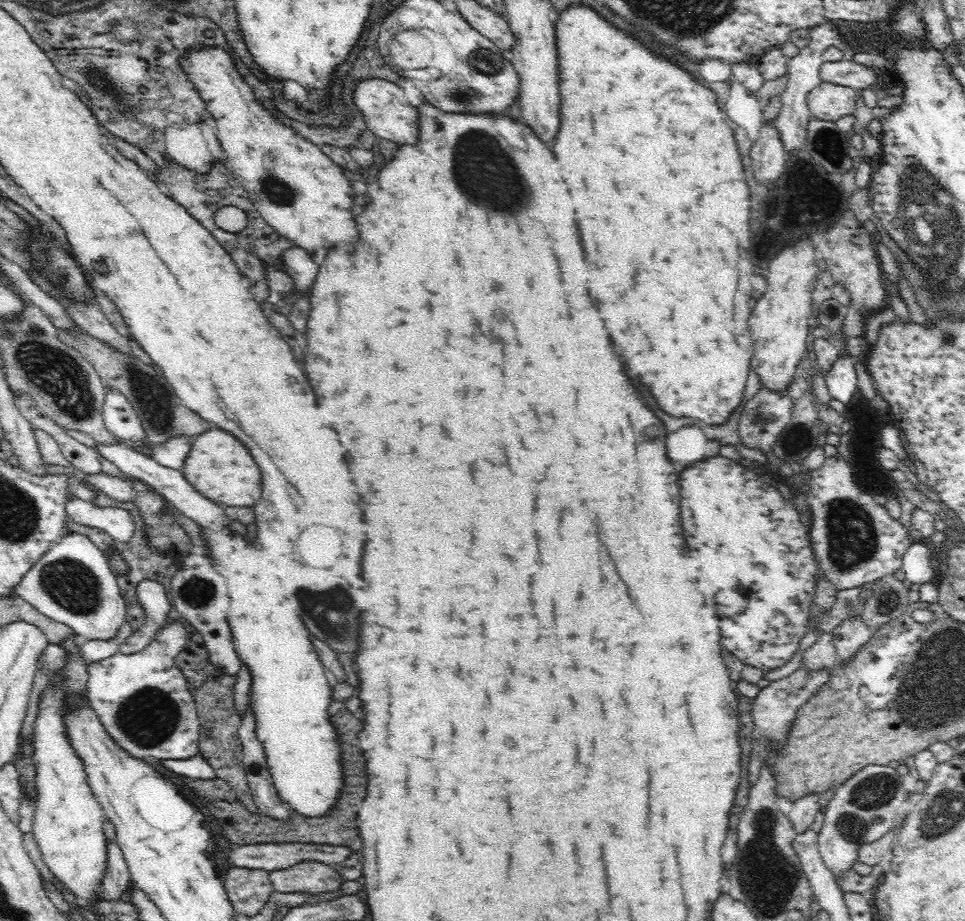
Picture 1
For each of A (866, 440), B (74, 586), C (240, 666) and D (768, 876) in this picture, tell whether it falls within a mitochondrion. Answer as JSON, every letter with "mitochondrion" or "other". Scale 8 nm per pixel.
{"A":"other","B":"mitochondrion","C":"other","D":"mitochondrion"}

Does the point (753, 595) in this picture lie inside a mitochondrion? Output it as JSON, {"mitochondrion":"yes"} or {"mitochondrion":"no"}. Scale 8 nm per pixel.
{"mitochondrion":"yes"}

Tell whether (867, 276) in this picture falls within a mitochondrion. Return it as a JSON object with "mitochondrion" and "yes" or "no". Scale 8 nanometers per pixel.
{"mitochondrion":"no"}

